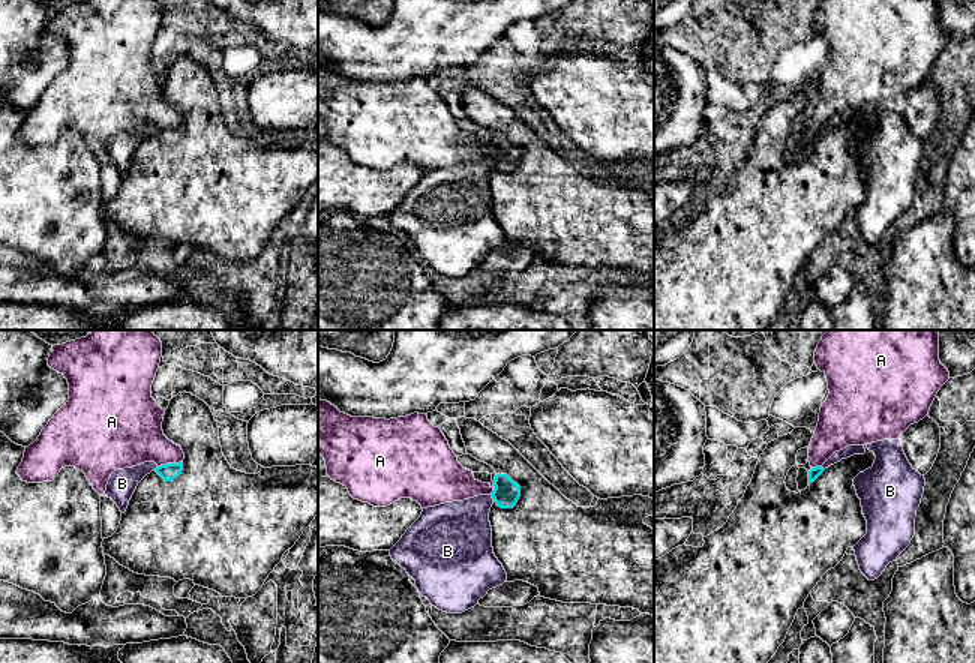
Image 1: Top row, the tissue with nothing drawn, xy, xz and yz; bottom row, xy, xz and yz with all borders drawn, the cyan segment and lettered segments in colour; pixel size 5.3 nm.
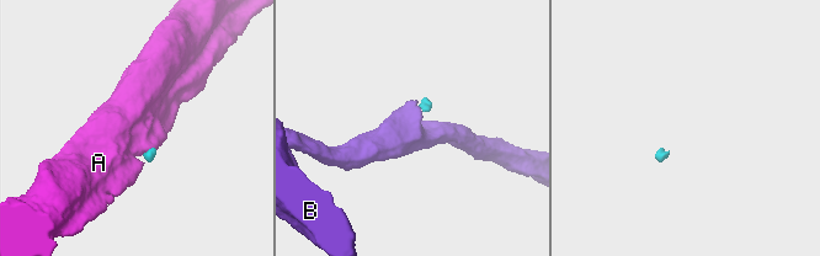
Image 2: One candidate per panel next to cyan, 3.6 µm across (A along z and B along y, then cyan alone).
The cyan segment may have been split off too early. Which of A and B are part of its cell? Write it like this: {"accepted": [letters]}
{"accepted": ["B"]}

